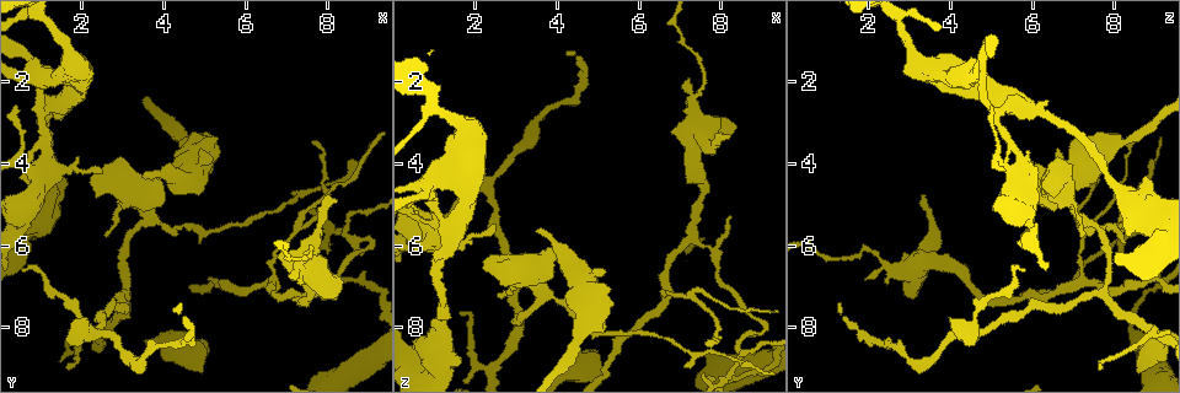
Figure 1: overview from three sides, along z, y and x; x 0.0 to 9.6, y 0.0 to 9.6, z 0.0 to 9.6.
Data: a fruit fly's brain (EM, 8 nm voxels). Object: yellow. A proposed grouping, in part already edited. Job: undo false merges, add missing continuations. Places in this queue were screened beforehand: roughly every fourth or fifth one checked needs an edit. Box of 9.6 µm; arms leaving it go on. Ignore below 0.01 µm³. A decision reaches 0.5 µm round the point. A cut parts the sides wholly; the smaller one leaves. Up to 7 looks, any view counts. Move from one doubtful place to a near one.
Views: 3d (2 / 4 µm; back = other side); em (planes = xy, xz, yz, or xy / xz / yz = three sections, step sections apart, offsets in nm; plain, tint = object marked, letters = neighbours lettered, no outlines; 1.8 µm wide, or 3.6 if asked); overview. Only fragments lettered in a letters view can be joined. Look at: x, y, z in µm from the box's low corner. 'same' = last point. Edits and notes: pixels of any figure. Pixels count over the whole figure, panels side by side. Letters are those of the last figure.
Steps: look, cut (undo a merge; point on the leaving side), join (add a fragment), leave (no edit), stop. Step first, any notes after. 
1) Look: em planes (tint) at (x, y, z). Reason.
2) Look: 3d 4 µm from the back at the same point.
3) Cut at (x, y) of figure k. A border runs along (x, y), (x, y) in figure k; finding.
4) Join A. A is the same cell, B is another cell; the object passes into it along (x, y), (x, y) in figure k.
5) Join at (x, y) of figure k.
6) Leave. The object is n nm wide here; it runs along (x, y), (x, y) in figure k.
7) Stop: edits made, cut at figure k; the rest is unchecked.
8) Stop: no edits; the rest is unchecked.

Look: em yz step 16 (letters) at (8.20, 4.90, 3.35). Free end.

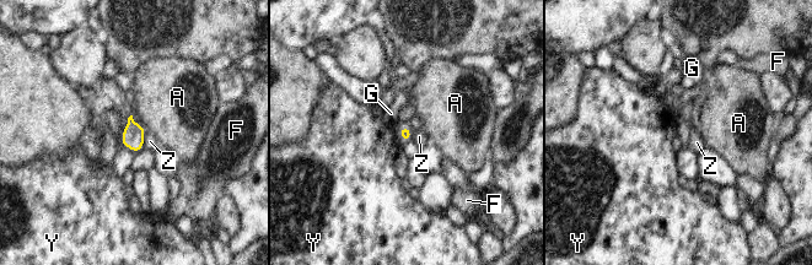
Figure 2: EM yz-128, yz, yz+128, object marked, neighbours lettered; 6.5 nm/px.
Leave. A, F, G, Y and Z are other cells; a border runs along (146, 131), (143, 146) in figure 2; no lettered fragment goes on from it.

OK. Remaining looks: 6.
Look: em planes (plain) at (3.45, 4.30, 5.65). Free end.

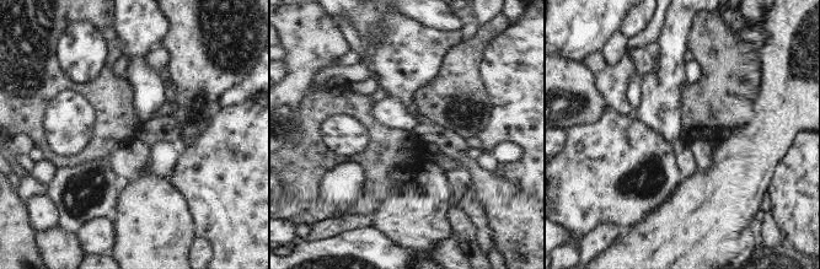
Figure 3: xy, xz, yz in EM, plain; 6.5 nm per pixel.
Look: em planes (letters) at the same point.

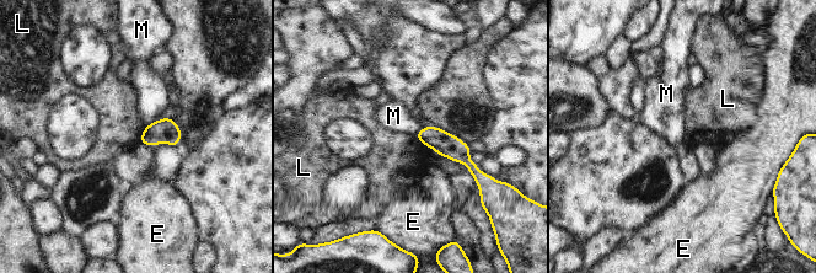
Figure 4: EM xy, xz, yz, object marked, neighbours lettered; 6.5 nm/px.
Leave. E, L and M are other cells; a border runs along (414, 137), (435, 151) in figure 4; none of them fits.

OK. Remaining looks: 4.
Look: 3d 2 µm at (5.00, 9.15, 8.55). Stops while still wide.

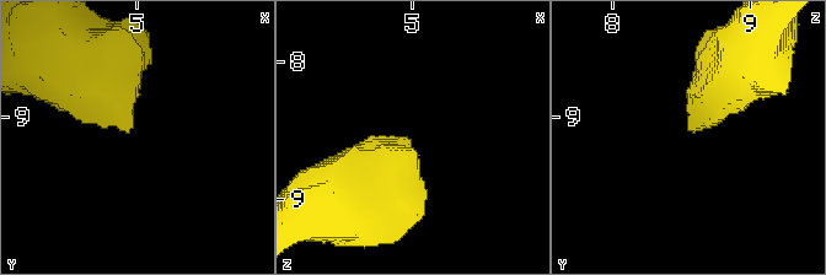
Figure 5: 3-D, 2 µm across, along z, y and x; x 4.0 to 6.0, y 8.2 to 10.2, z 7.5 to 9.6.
Look: em yz step 8 (letters) at (4.98, 9.10, 8.56).

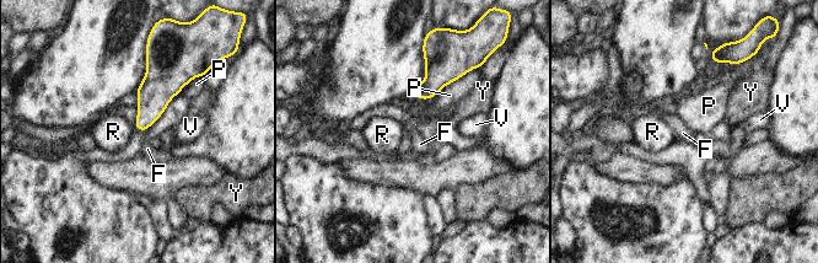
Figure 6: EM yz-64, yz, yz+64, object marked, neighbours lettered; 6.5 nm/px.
Look: em xy step 4 (letters) at the same point. Another direction.

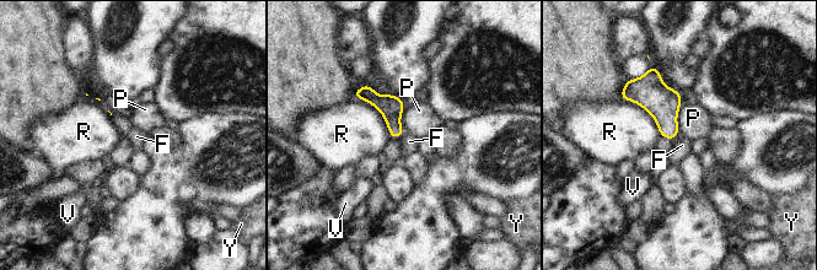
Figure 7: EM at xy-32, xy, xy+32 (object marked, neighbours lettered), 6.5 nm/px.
Leave. F, P, R, V and Y are other cells; a border runs along (404, 130), (399, 138) in figure 7; none of them fits.

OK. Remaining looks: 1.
Stop: no edits; the rest is unchecked.

